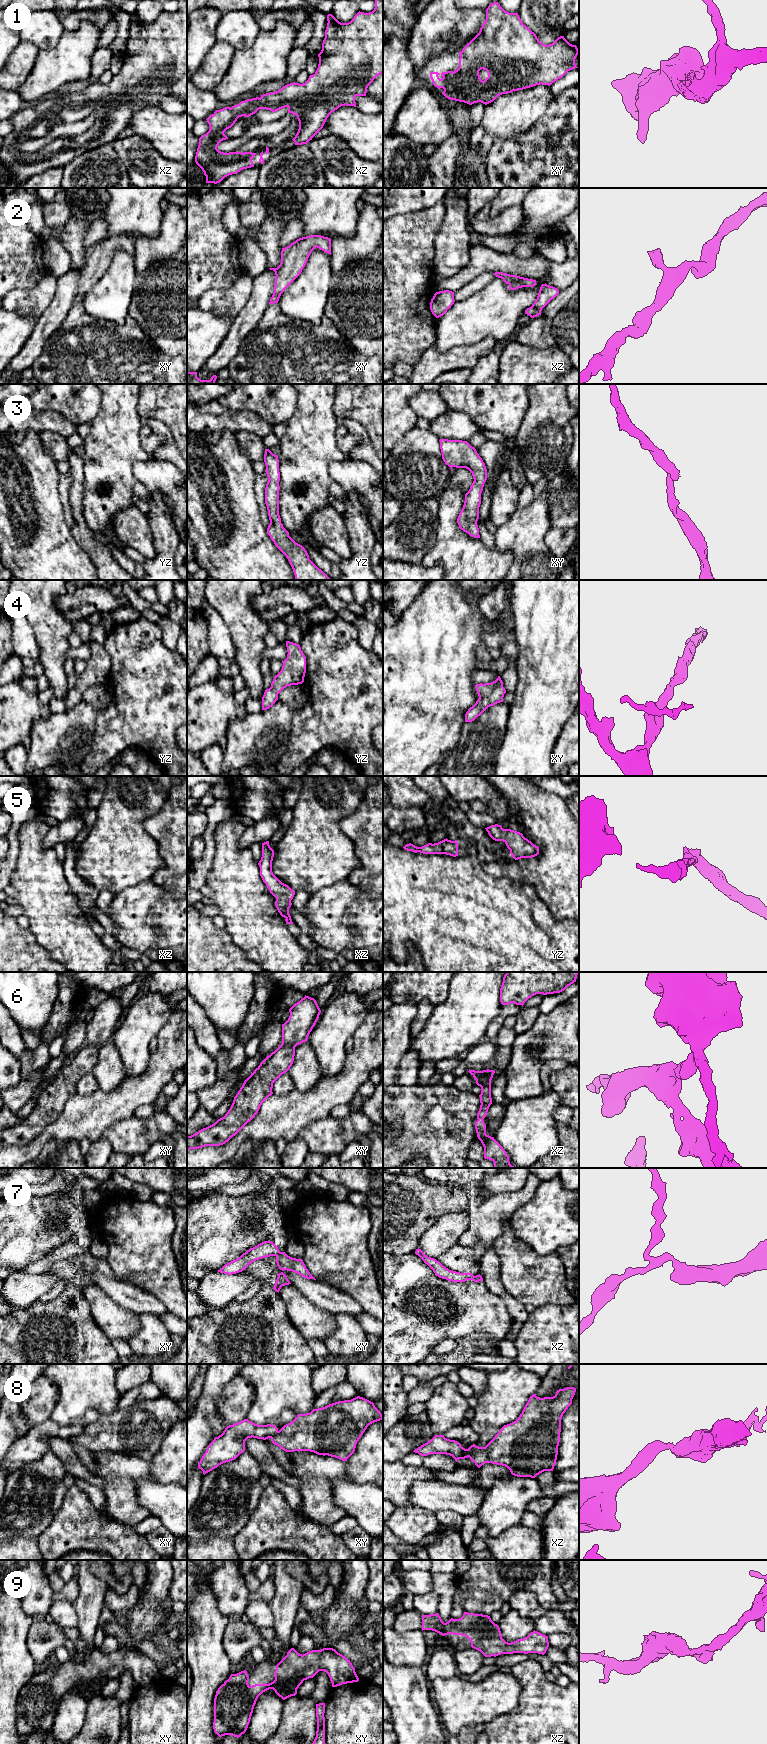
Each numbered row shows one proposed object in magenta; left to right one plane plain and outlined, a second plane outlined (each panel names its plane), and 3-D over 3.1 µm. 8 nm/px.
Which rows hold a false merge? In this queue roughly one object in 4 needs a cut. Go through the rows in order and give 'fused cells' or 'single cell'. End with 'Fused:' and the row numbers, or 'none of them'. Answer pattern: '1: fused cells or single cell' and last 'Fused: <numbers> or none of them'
1: single cell
2: single cell
3: single cell
4: single cell
5: single cell
6: fused cells
7: fused cells
8: fused cells
9: single cell
Fused: 6, 7, 8

